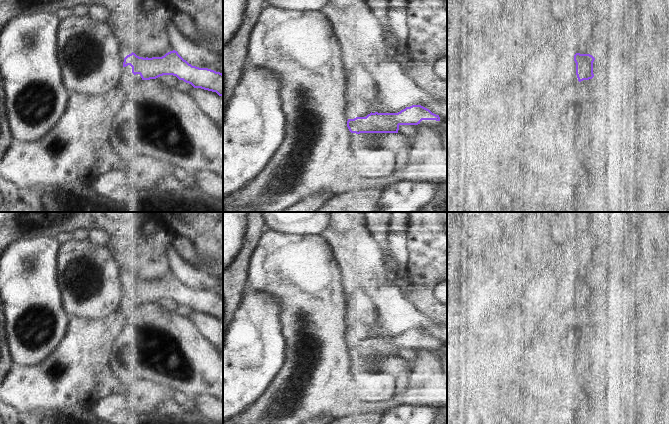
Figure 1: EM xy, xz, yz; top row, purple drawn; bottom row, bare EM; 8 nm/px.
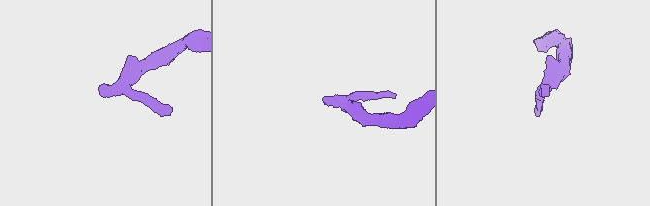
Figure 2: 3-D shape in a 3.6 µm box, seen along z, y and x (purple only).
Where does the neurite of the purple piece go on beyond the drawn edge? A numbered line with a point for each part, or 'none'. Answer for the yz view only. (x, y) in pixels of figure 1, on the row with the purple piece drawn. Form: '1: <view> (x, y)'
1: yz (585, 88)

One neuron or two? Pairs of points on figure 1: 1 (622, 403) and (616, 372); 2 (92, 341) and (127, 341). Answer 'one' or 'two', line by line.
1: one
2: two

